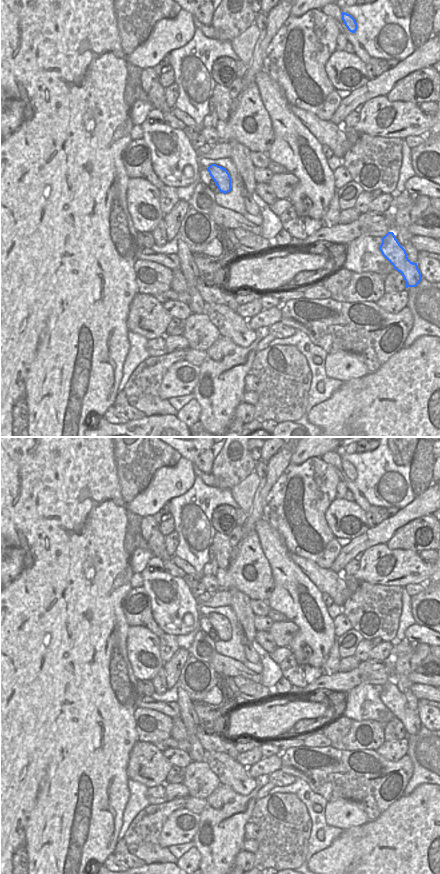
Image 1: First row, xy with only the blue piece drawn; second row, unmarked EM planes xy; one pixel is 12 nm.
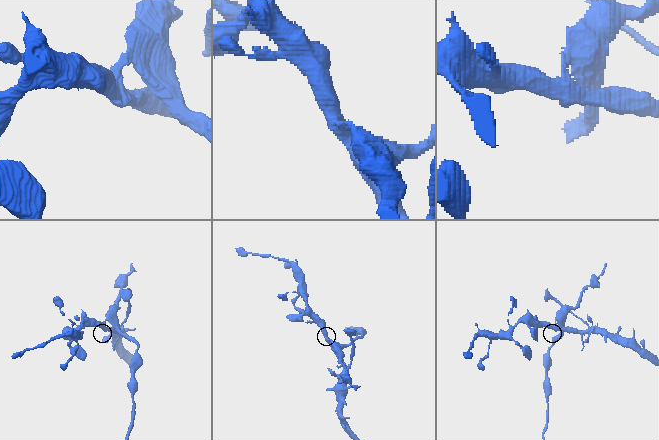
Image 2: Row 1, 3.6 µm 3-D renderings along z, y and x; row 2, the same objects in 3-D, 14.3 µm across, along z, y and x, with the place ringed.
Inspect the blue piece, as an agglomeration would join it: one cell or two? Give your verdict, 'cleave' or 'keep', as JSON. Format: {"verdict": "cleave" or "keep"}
{"verdict": "cleave"}

